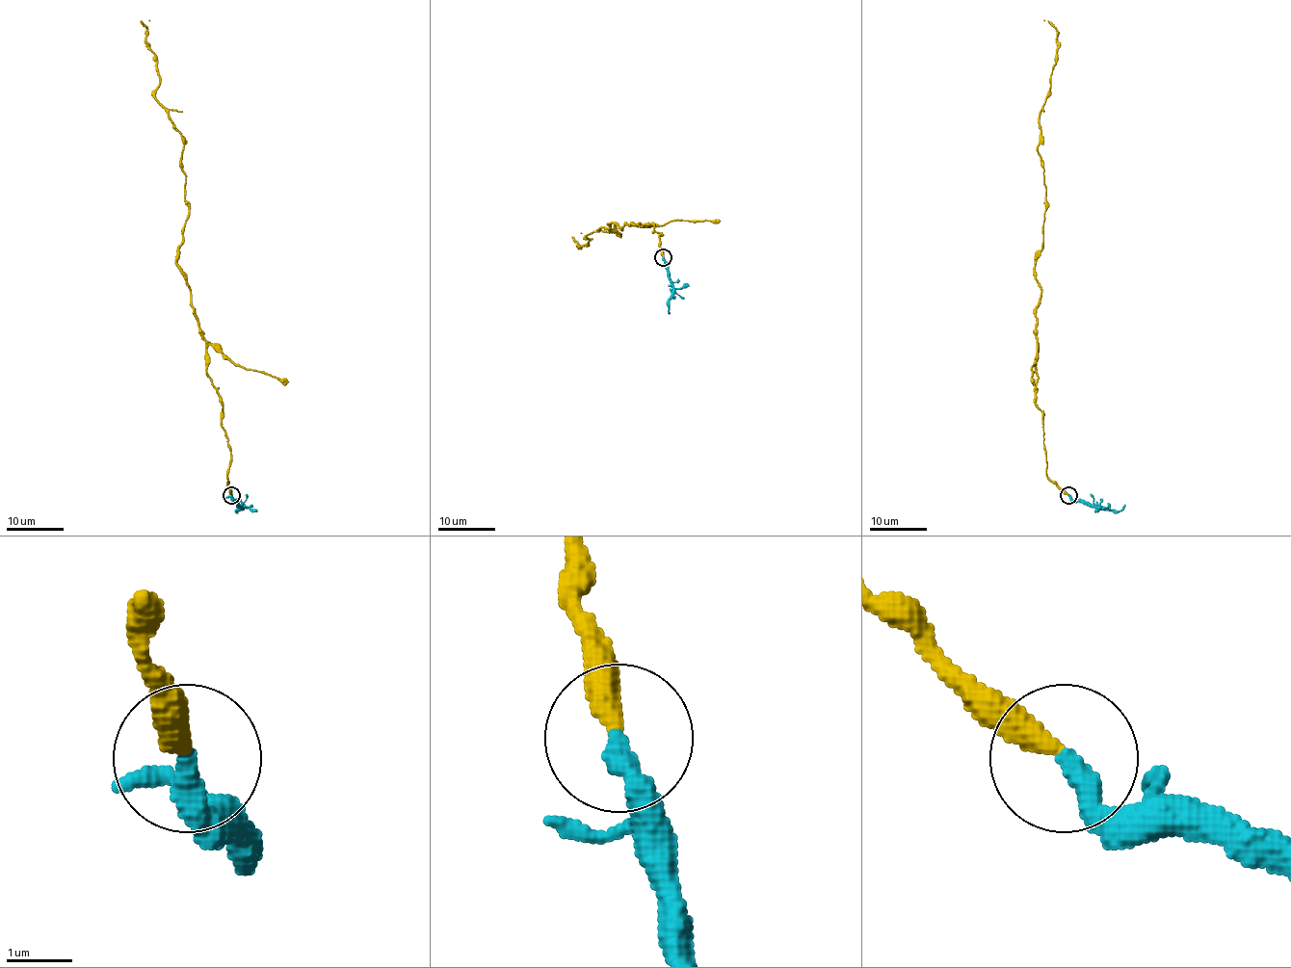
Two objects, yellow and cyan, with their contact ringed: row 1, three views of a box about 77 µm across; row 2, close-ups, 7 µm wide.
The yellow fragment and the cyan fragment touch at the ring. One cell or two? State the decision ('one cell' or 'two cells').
two cells

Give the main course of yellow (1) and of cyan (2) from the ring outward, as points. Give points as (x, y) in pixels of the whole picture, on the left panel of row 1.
1: (232, 494), (221, 396), (177, 264), (189, 210), (183, 139), (154, 95), (148, 19)
2: (232, 494), (241, 505), (238, 510), (238, 505)

